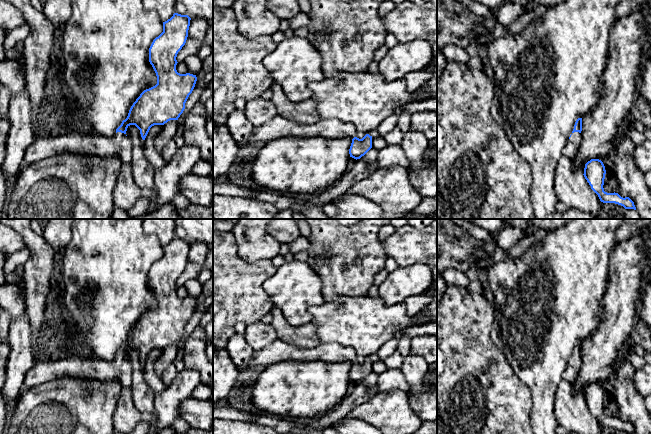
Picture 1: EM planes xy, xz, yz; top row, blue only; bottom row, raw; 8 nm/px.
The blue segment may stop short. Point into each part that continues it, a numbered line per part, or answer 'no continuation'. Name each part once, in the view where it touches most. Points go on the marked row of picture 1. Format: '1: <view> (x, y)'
1: yz (570, 150)

